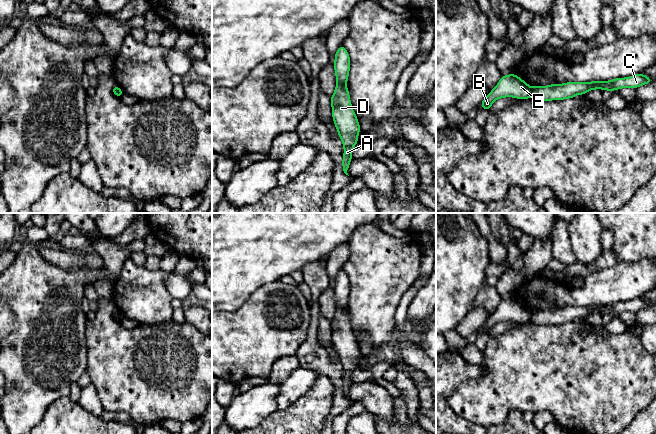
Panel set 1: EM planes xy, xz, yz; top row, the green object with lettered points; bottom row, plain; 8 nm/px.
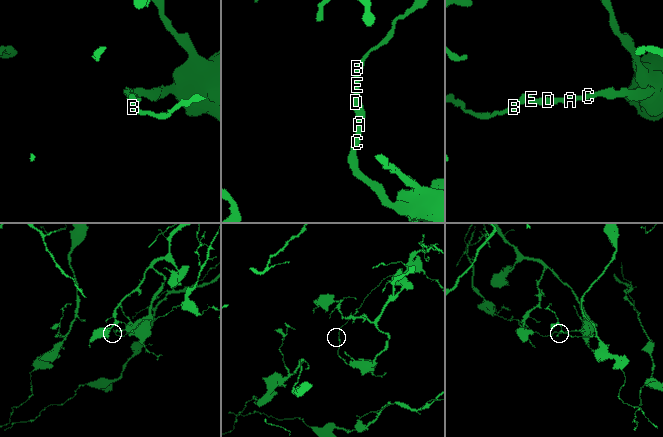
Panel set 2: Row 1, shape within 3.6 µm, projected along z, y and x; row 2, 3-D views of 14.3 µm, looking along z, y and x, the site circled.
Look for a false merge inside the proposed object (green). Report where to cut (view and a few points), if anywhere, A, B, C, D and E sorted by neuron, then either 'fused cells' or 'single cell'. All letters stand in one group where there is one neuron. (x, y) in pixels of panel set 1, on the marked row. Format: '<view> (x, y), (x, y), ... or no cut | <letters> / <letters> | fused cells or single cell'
yz (530, 87), (531, 96) | A C D / B E | fused cells

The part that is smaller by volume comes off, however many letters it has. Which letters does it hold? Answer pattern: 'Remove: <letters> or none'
Remove: B, E

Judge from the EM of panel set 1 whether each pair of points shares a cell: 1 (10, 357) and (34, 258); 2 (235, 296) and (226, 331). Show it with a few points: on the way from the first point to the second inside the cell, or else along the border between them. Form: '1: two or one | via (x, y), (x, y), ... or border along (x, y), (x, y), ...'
1: one | via (29, 332), (29, 319), (32, 316), (32, 283)
2: two | border along (250, 297), (236, 309), (222, 311)

